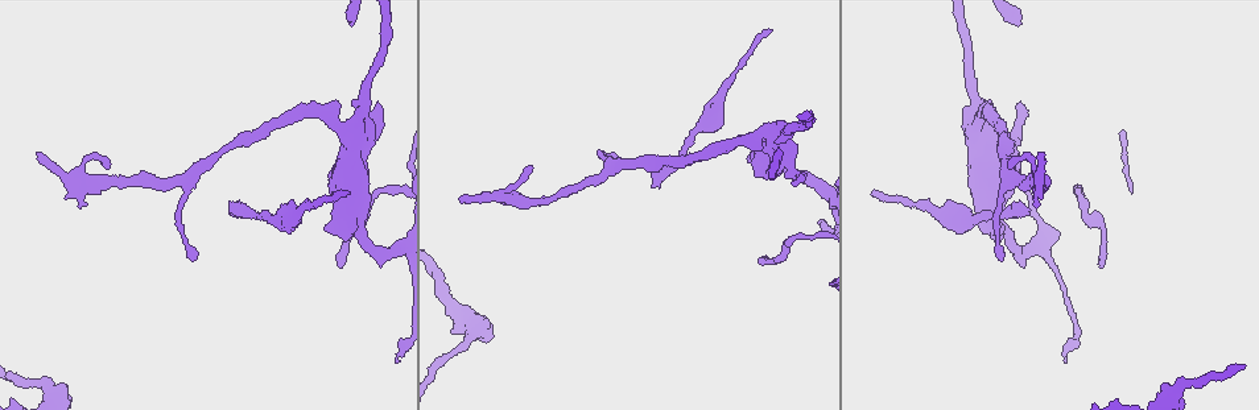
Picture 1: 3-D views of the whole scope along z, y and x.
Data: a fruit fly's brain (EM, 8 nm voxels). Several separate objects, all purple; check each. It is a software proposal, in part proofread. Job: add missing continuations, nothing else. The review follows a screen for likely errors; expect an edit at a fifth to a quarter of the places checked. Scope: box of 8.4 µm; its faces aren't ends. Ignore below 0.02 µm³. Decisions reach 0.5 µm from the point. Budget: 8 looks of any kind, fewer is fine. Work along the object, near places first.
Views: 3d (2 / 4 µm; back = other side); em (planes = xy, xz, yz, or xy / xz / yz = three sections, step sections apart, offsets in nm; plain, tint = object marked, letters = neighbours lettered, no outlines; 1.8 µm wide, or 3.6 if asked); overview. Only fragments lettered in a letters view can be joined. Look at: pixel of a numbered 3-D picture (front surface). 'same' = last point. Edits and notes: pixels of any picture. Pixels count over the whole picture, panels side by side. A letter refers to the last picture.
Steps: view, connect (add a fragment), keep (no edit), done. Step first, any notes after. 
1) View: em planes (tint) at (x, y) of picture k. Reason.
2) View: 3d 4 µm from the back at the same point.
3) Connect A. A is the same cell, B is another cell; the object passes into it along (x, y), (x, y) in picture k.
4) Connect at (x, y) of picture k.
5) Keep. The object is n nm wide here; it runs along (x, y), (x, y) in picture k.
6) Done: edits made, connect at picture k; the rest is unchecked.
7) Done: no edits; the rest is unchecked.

View: 3d 2 µm at (298, 212) of picture 1. Calibre changes.

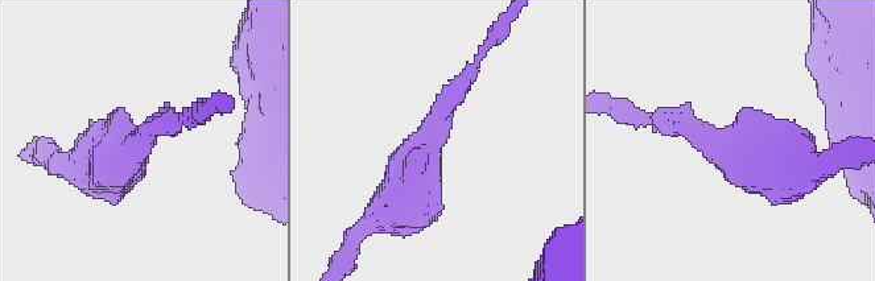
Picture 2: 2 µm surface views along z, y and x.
View: em planes (letters) at (132, 148) of picture 2. Need the tissue.

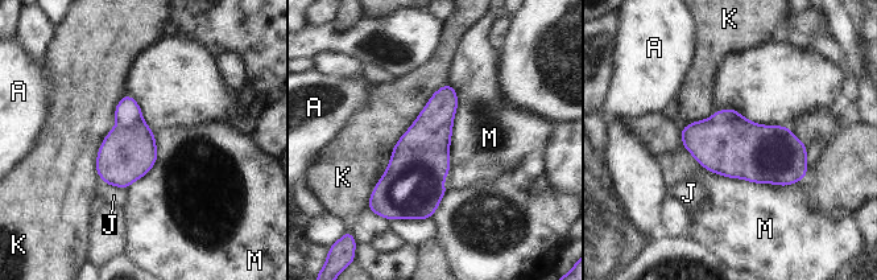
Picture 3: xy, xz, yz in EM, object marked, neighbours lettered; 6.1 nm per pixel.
Keep. A, J, K and M are other cells; a border runs along (700, 165), (753, 182), (802, 181) in picture 3; none of them fits.

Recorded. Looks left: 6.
View: 3d 2 µm at (875, 194) of picture 1. An open end.

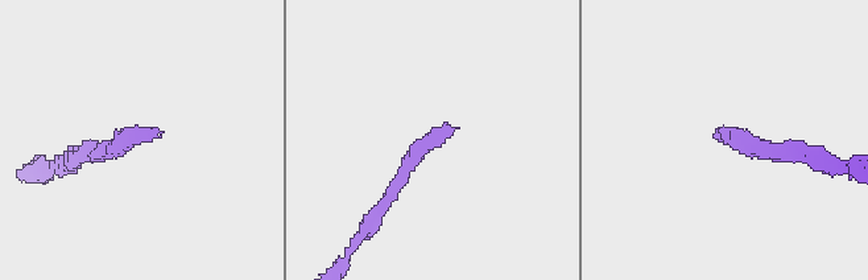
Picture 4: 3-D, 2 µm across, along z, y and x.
View: em planes (letters) at (722, 133) of picture 4. Need the tissue.

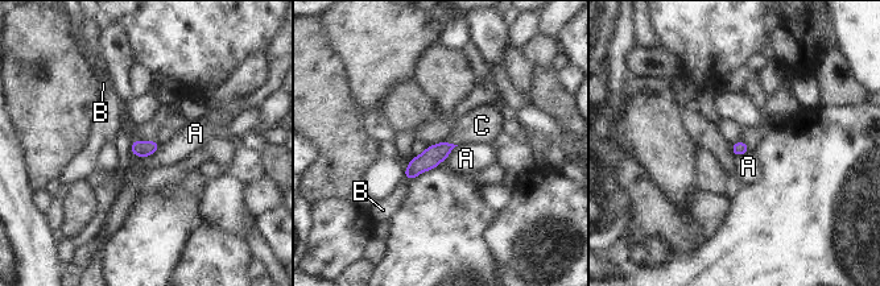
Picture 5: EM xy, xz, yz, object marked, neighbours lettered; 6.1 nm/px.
Connect C. C is the same cell, A and B are other cells; the object passes into it along (433, 154), (451, 144), (482, 125) in picture 5; it goes on there.

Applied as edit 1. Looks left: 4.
View: 3d 2 µm at (228, 211) of picture 1. An open end.

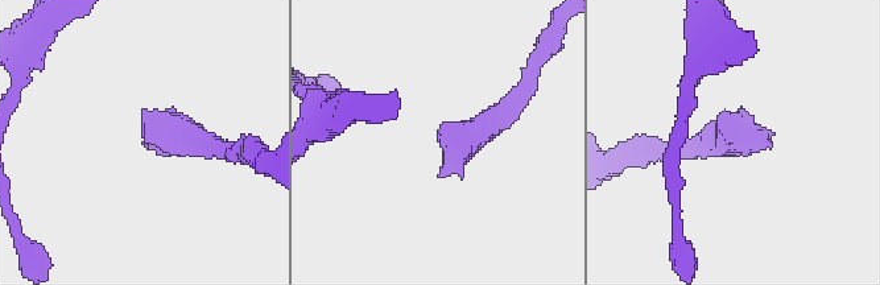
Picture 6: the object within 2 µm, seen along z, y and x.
View: em 3.6 µm xy step 4 (letters) at (772, 144) of picture 6.

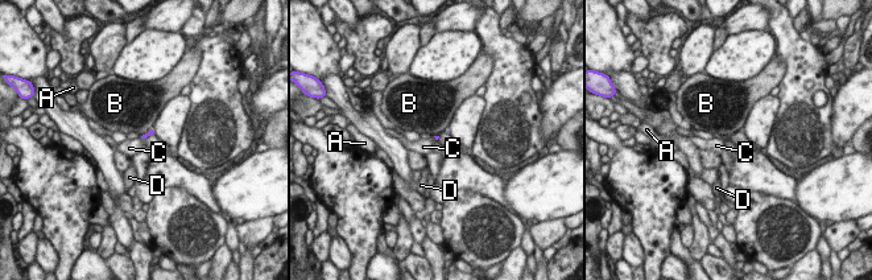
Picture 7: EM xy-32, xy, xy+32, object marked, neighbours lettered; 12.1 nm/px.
Keep. A, B, C and D are other cells; a border runs along (139, 138), (143, 140) in picture 7; no lettered fragment goes on from it.

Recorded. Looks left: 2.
Done: edits made, connect at picture 5; the rest is unchecked.

